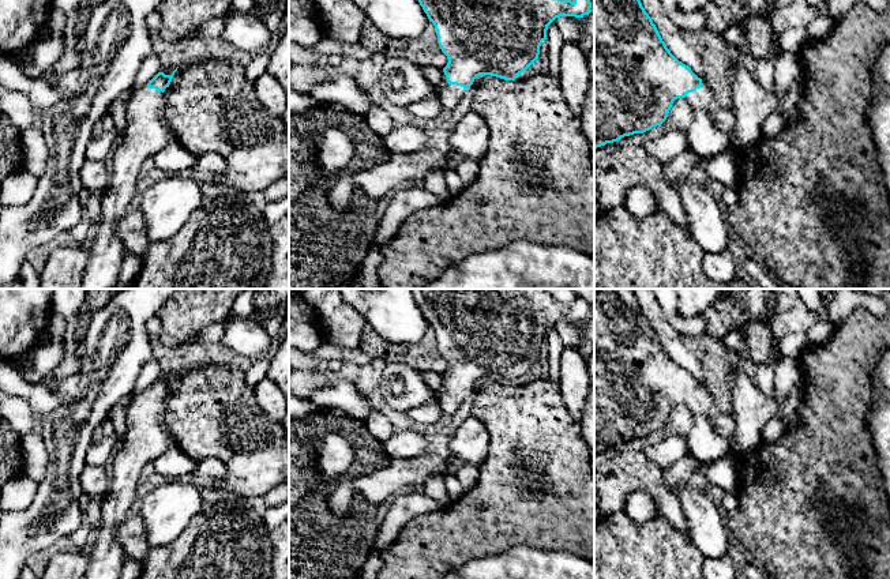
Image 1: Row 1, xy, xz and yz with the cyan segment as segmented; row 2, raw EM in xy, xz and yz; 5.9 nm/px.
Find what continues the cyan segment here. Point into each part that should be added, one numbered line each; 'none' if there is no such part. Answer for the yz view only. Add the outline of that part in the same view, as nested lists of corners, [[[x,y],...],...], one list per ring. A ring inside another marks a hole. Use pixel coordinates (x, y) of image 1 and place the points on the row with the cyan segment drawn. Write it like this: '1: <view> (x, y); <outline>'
1: yz (705, 139); [[[702,80],[702,86],[683,99],[690,104],[692,119],[687,132],[690,150],[701,158],[714,157],[732,147],[728,134],[721,132],[710,117],[714,91]]]

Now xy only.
1: xy (145, 135); [[[147,83],[131,91],[127,105],[128,125],[114,151],[110,181],[101,204],[99,233],[90,249],[80,282],[82,289],[110,289],[117,283],[125,251],[125,245],[117,234],[117,226],[129,210],[140,166],[146,158],[154,157],[176,142],[174,135],[164,125],[168,87],[162,93],[150,89]]]

